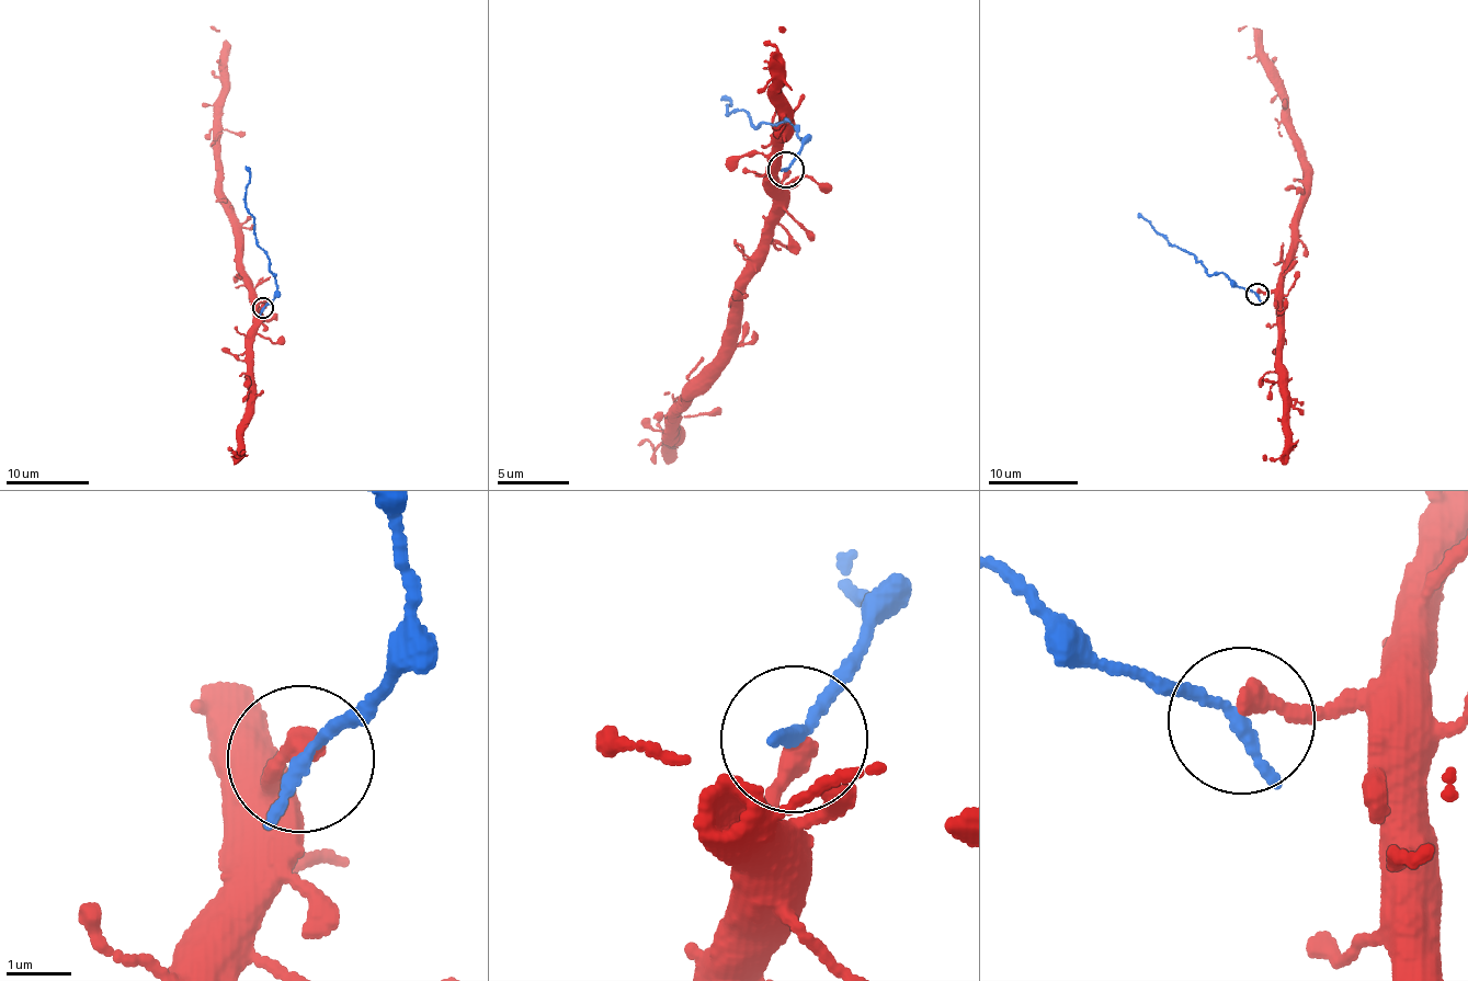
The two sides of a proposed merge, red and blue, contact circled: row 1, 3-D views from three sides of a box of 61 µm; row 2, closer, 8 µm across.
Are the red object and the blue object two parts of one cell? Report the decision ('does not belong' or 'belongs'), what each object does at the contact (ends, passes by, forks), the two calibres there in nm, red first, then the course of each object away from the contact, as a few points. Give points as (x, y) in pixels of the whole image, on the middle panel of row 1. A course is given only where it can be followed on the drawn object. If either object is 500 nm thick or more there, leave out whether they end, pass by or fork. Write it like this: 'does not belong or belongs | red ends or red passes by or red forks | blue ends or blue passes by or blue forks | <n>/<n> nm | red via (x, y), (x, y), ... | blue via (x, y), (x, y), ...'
does not belong | red ends | blue ends | 320/240 nm | red via (785, 170), (713, 375), (680, 411), (664, 458), (648, 442), (636, 444) | blue via (785, 169), (805, 139), (785, 122), (759, 127), (750, 114), (730, 110), (729, 100), (721, 99)

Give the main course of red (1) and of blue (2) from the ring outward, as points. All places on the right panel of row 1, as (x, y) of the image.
1: (1256, 293), (1277, 284), (1305, 193), (1304, 158), (1287, 122), (1283, 81), (1270, 69), (1261, 37), (1239, 29)
2: (1256, 295), (1237, 286), (1229, 276), (1209, 274), (1195, 255), (1167, 241), (1137, 213)

